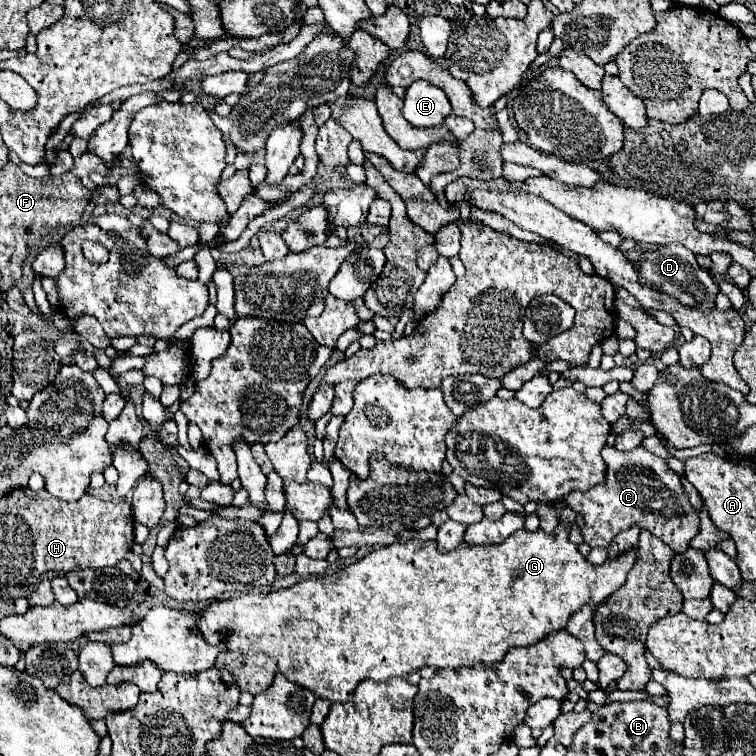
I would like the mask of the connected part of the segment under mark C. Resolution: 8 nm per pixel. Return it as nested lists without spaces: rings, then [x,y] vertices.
[[[606,445],[602,449],[602,459],[608,465],[606,481],[584,493],[570,493],[570,497],[564,497],[562,501],[576,513],[584,515],[584,541],[590,547],[608,547],[620,531],[628,529],[630,525],[638,525],[654,533],[676,553],[684,553],[684,549],[700,531],[700,519],[682,489],[680,475],[674,473],[664,459],[652,455],[644,447],[618,451]]]

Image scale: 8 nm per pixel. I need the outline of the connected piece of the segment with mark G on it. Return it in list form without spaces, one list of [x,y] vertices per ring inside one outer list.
[[[562,521],[556,525],[554,531],[546,533],[544,529],[538,531],[518,531],[514,533],[514,537],[508,537],[502,545],[466,545],[462,543],[458,549],[454,551],[446,551],[442,553],[436,545],[436,541],[420,541],[420,539],[410,539],[406,543],[394,543],[390,547],[382,547],[376,549],[372,553],[368,553],[364,559],[356,561],[354,565],[346,567],[346,569],[338,569],[334,575],[324,575],[324,577],[316,577],[316,579],[302,579],[298,583],[294,583],[288,589],[280,589],[280,591],[270,591],[270,593],[260,593],[260,595],[244,595],[238,599],[226,599],[226,601],[216,601],[212,603],[208,609],[204,609],[200,613],[202,621],[198,623],[198,629],[202,629],[202,635],[206,637],[206,641],[210,643],[218,643],[218,633],[220,631],[228,631],[226,637],[226,651],[222,651],[218,655],[216,667],[222,673],[222,681],[226,685],[238,685],[242,691],[248,691],[252,695],[258,695],[262,691],[266,691],[274,679],[274,675],[278,671],[282,671],[290,681],[310,689],[314,695],[328,699],[328,701],[350,701],[352,693],[356,689],[356,685],[362,679],[374,679],[374,681],[386,681],[390,677],[406,677],[408,673],[432,665],[438,669],[446,669],[446,667],[472,667],[476,663],[486,663],[486,665],[494,665],[498,661],[502,661],[502,657],[506,655],[506,651],[510,647],[516,645],[534,645],[538,639],[546,637],[546,633],[554,633],[558,629],[566,627],[566,621],[572,613],[580,611],[584,605],[598,605],[602,603],[608,595],[612,595],[616,589],[620,589],[626,583],[626,577],[638,557],[636,549],[626,549],[626,553],[620,553],[616,559],[606,559],[602,565],[592,565],[580,551],[578,547],[570,541],[570,525],[562,525]]]

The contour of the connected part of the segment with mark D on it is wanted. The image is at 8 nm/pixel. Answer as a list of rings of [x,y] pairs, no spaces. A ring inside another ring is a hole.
[[[682,245],[650,247],[644,253],[644,259],[638,261],[638,265],[640,265],[642,283],[652,285],[656,289],[662,289],[668,295],[678,297],[678,301],[686,301],[686,305],[700,307],[702,311],[710,311],[714,307],[718,285],[714,283],[712,275],[698,265],[698,261],[690,249],[686,249]]]

